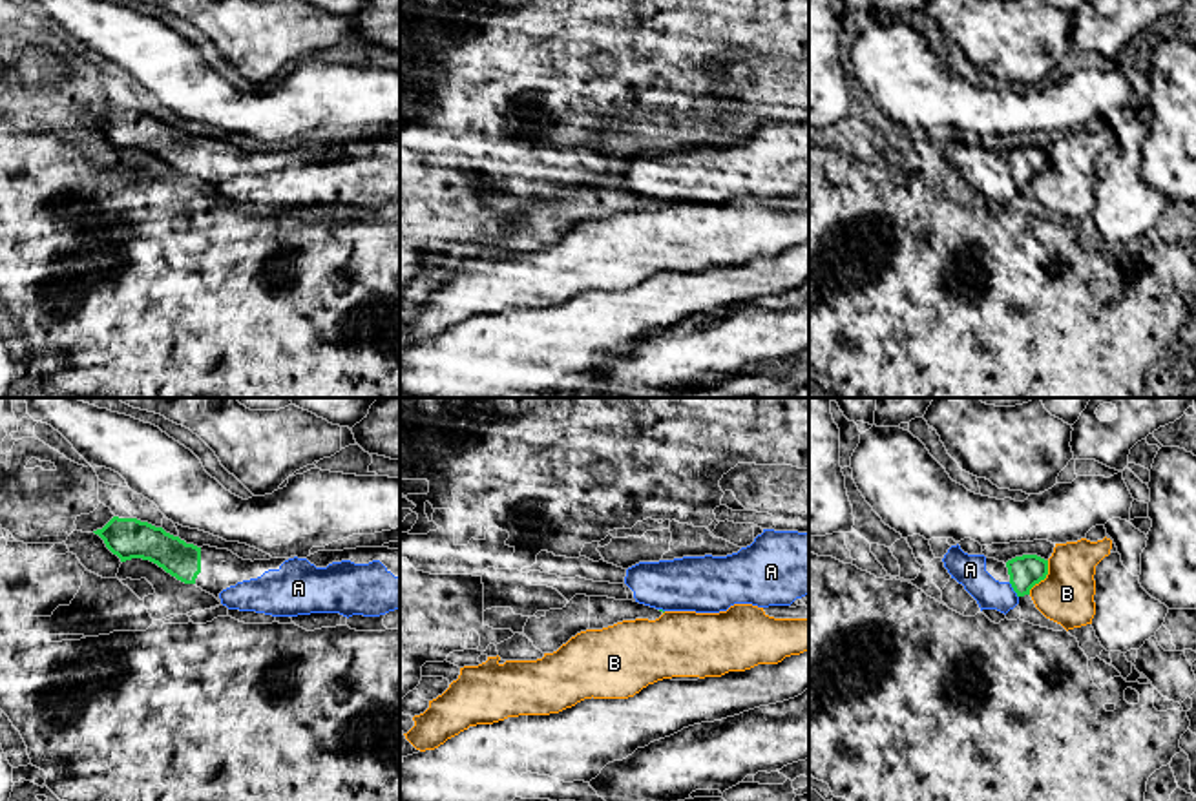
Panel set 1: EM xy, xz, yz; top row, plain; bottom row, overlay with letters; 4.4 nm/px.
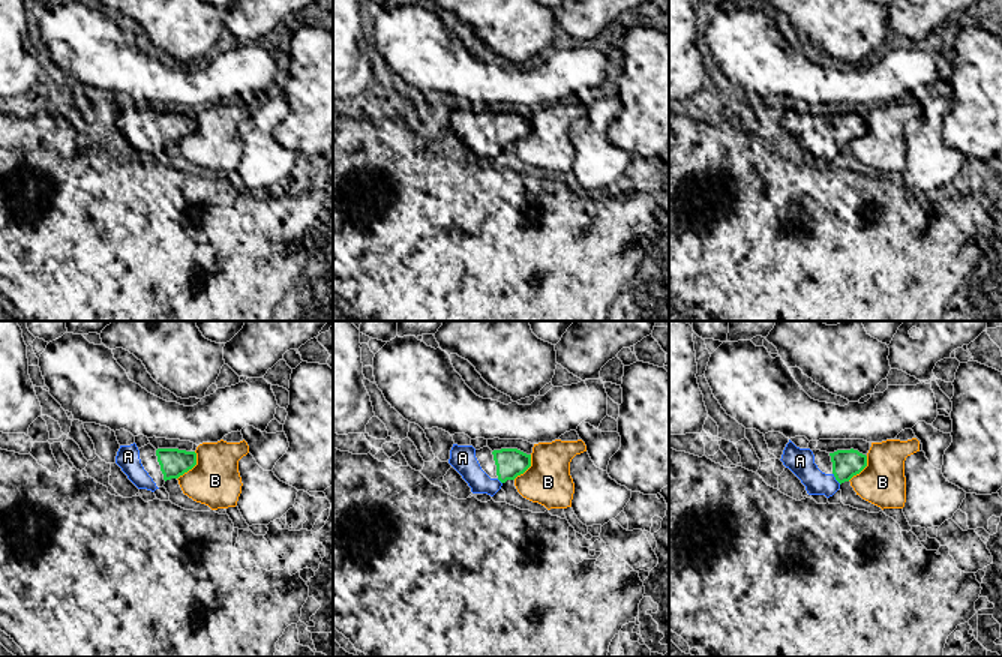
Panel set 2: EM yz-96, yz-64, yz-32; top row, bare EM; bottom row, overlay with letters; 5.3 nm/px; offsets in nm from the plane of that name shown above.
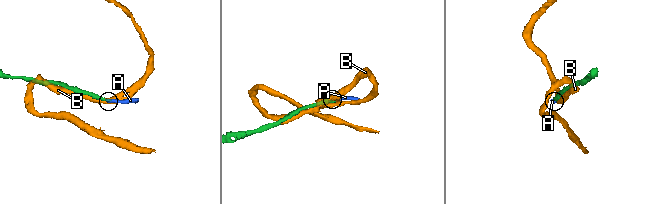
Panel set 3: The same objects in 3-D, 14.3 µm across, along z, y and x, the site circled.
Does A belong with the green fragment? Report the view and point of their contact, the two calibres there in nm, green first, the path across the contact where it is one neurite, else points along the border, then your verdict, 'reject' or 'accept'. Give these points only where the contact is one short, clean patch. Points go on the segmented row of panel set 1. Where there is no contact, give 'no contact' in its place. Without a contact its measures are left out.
contact yz (1014, 590); calibres 150 and 140 nm; accept

